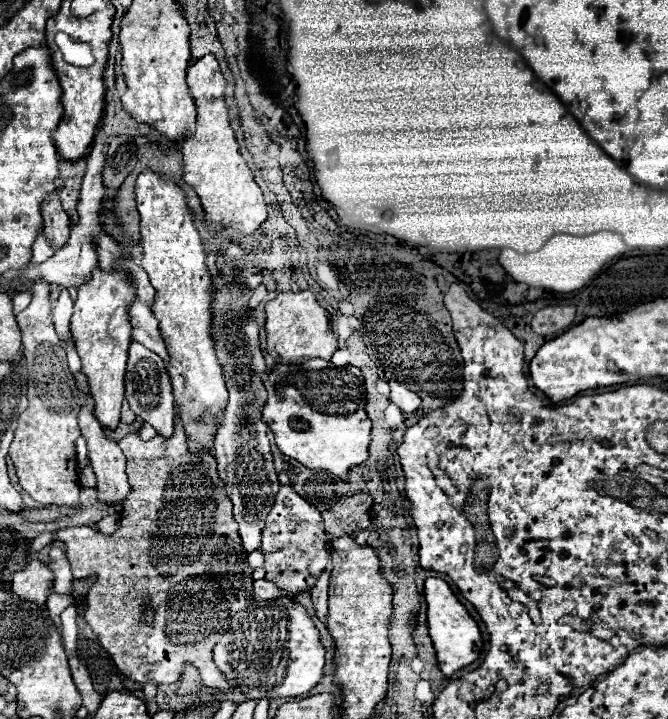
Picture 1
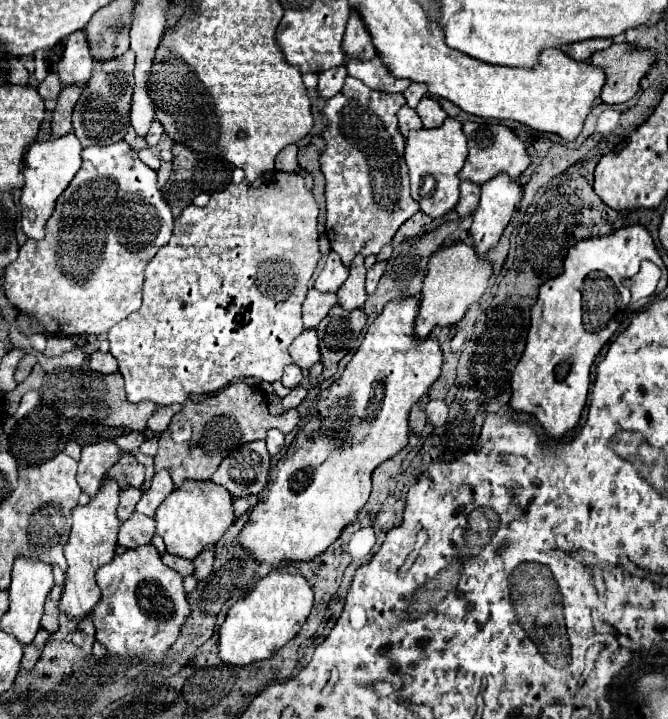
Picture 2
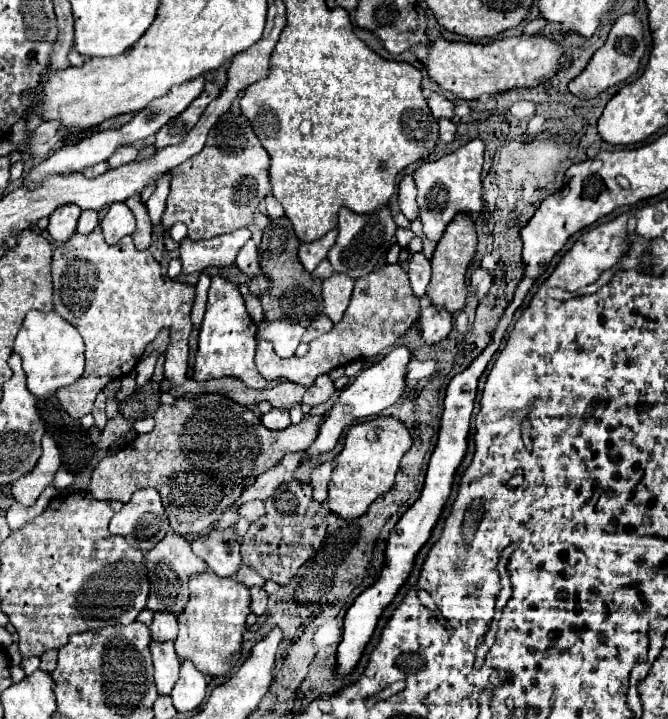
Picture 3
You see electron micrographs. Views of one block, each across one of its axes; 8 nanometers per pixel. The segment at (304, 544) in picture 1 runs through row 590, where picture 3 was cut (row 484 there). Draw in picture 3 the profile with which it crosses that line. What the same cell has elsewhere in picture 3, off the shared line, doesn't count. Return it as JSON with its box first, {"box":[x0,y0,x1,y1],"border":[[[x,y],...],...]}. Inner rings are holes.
{"box":[242,482,328,586],"border":[[[288,482],[278,494],[264,502],[266,516],[252,524],[242,540],[242,562],[256,570],[264,580],[272,580],[280,586],[288,584],[296,570],[320,548],[326,536],[324,516],[328,514],[320,502],[312,500],[312,486],[302,482]]]}

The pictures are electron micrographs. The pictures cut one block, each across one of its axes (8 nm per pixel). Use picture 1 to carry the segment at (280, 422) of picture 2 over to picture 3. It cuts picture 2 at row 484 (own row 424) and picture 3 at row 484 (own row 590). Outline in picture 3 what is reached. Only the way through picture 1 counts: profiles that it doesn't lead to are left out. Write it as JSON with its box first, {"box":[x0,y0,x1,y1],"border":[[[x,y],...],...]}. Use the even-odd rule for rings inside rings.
{"box":[88,396,324,536],"border":[[[222,396],[176,400],[174,406],[162,404],[154,414],[154,430],[138,434],[116,454],[104,456],[92,472],[88,490],[98,500],[111,500],[108,503],[118,512],[138,488],[156,488],[172,530],[180,536],[200,534],[254,484],[260,472],[276,466],[288,452],[306,450],[322,420],[324,416],[304,416],[300,424],[274,432],[264,428],[252,410]],[[206,448],[210,452],[204,452]]]}

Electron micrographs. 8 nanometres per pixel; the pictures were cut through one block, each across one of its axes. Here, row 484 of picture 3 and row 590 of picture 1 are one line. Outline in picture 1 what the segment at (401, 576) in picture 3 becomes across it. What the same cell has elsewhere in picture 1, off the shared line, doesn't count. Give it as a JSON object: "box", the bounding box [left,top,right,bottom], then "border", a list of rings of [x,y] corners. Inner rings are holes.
{"box":[424,578,482,676],"border":[[[428,578],[424,584],[424,596],[428,604],[428,628],[430,638],[436,648],[438,666],[446,676],[452,676],[460,668],[472,664],[478,658],[478,646],[482,644],[482,634],[478,624],[470,618],[468,610],[458,602],[456,594],[450,590],[450,586],[440,578]]]}

